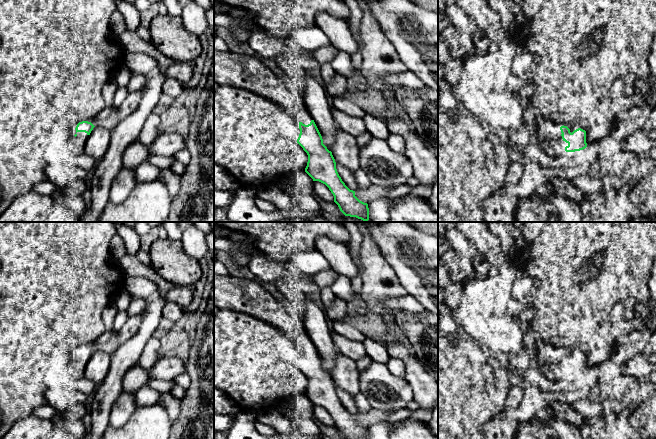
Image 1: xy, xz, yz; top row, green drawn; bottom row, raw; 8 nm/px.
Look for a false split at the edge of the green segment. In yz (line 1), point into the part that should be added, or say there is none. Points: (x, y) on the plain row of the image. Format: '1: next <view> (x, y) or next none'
1: next none

